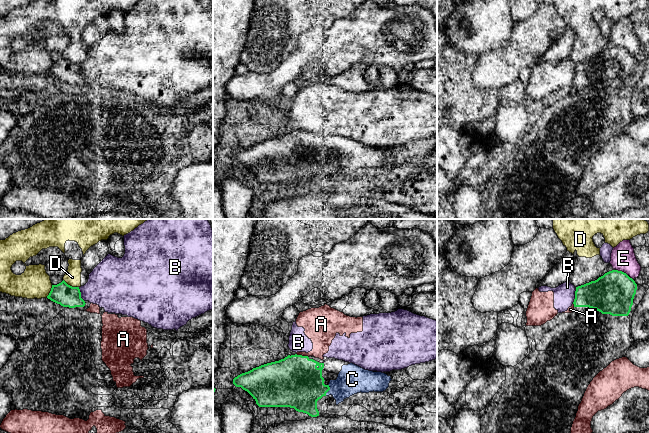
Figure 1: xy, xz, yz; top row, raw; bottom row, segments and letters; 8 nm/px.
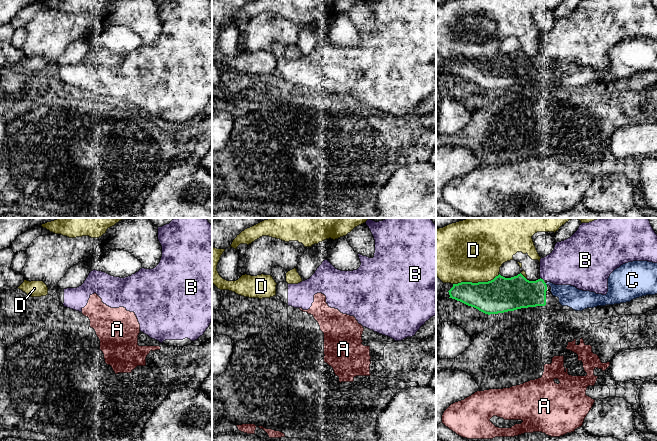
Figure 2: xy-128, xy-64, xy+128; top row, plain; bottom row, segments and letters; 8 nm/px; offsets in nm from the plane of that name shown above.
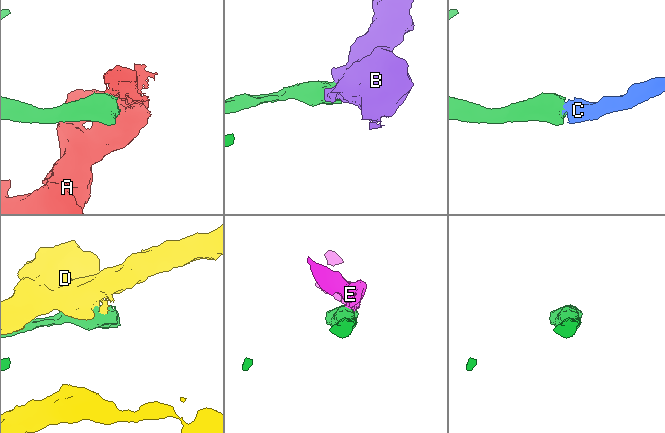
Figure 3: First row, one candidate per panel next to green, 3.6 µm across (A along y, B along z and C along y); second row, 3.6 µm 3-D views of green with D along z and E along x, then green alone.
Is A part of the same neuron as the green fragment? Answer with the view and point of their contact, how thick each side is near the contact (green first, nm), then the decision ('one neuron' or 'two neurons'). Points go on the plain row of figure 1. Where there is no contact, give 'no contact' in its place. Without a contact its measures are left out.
xz (302, 132) | 420/200 nm | two neurons

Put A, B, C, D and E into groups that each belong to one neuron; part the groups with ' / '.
A / B / C / D / E

